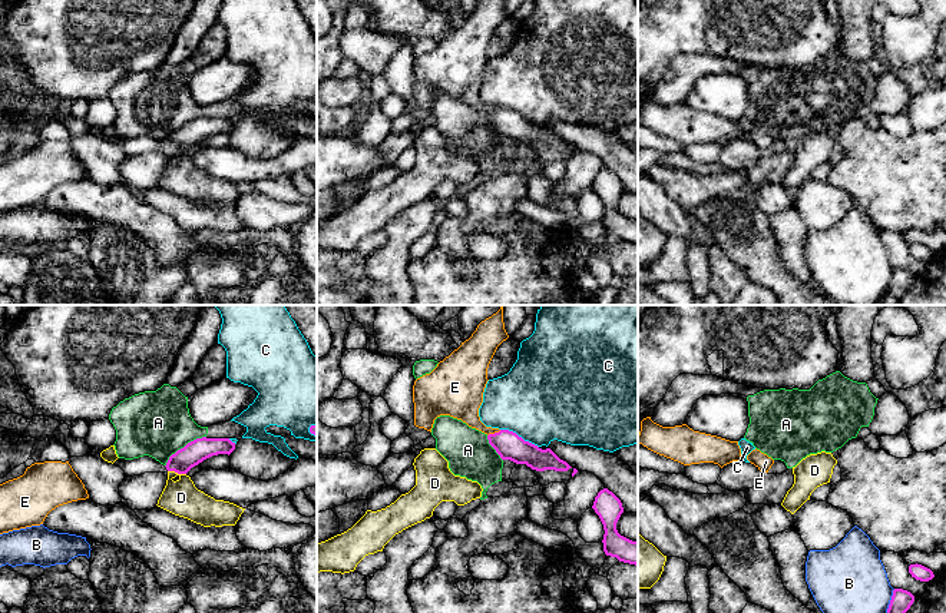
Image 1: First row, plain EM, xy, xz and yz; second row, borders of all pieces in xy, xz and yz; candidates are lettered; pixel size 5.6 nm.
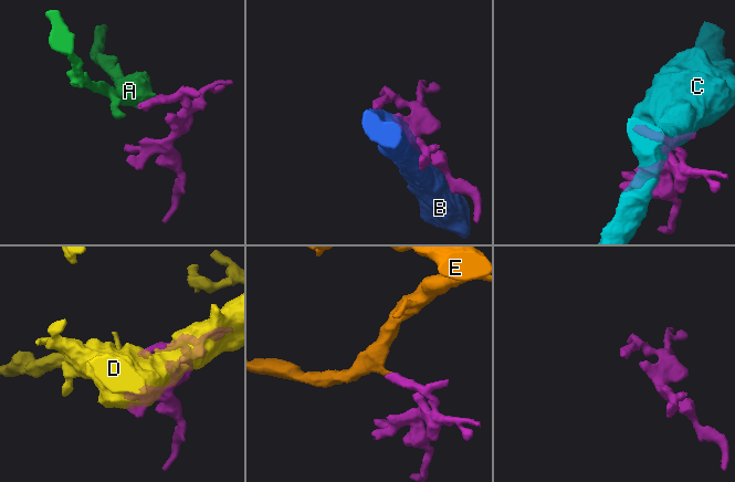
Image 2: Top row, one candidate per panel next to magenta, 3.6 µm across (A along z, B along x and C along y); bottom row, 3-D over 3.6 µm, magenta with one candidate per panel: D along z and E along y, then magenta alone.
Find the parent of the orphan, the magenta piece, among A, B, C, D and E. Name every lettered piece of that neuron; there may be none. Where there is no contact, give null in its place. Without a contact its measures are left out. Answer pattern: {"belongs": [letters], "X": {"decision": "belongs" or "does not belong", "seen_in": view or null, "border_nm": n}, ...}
{"belongs": ["E"], "A": {"decision": "does not belong", "seen_in": "xy", "border_nm": 280}, "B": {"decision": "does not belong", "seen_in": "yz", "border_nm": 220}, "C": {"decision": "does not belong", "seen_in": "xz", "border_nm": 240}, "D": {"decision": "does not belong", "seen_in": "xy", "border_nm": 110}, "E": {"decision": "belongs", "seen_in": "xz", "border_nm": 90}}

